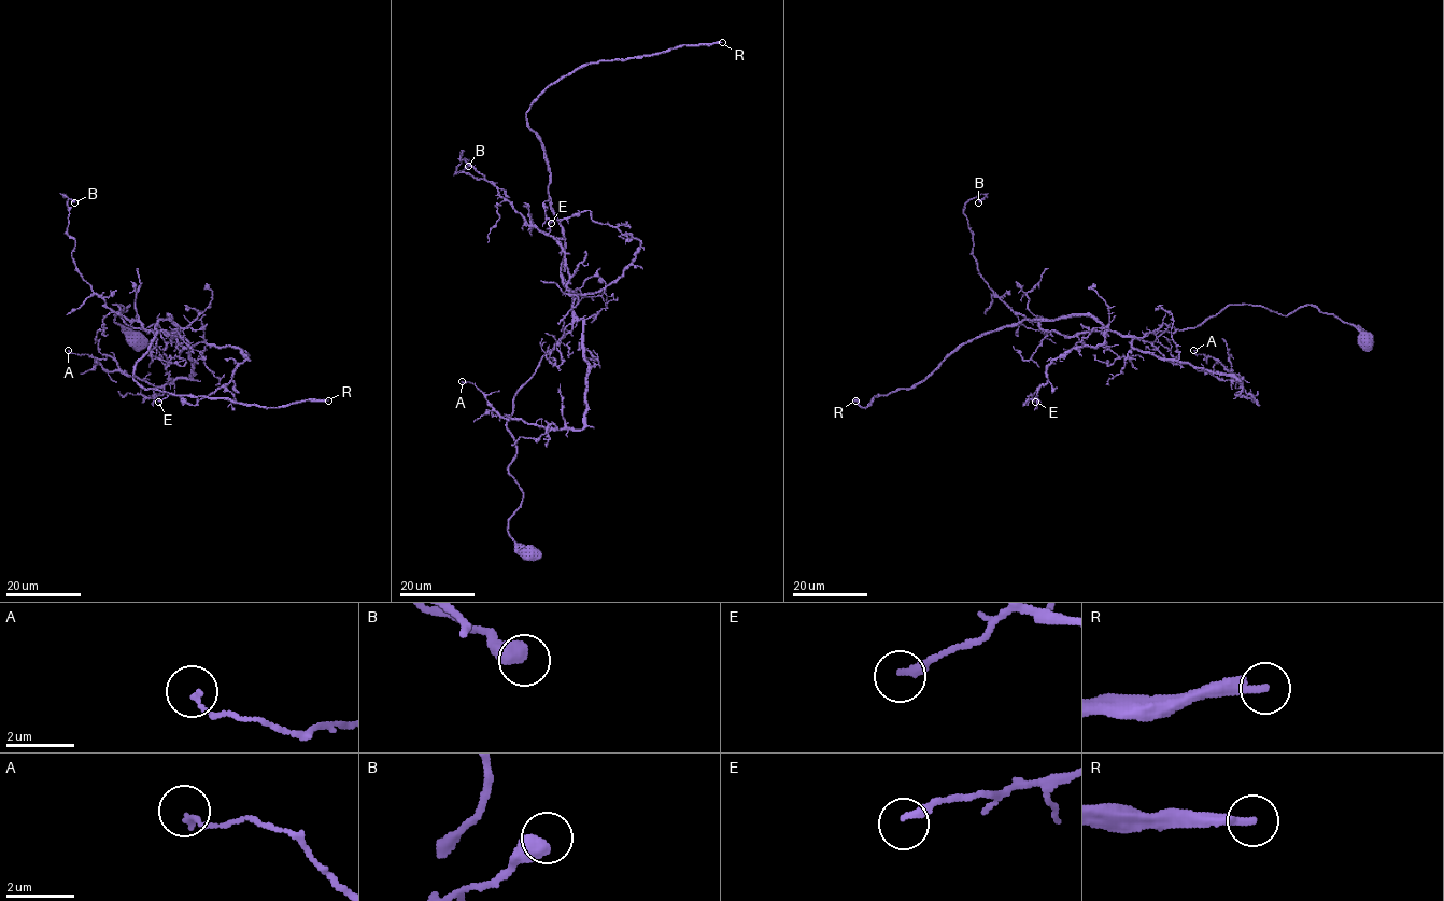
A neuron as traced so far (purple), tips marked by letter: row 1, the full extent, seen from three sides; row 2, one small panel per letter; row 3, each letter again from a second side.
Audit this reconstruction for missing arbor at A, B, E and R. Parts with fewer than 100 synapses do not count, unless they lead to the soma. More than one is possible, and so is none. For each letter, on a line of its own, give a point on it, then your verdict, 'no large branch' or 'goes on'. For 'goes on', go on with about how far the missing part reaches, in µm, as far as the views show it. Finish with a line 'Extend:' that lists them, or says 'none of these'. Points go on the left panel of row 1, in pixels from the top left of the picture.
A: place (68, 350); no large branch
B: place (74, 202); no large branch
E: place (158, 402); no large branch
R: place (328, 400); goes on; missing 160 µm
Extend: R

